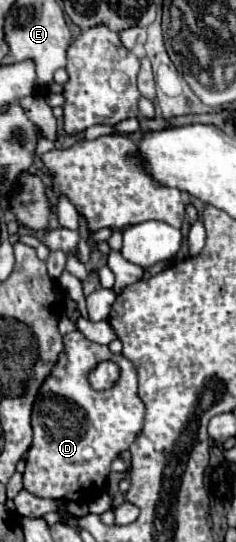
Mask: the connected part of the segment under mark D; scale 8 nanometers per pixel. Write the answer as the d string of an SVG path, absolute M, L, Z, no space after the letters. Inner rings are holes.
M69 332L63 336L63 352L59 354L49 378L41 384L33 412L31 412L31 426L33 426L33 446L27 454L27 468L23 474L23 484L29 492L39 498L63 498L63 500L79 500L85 492L99 492L103 490L105 478L109 476L111 462L123 452L129 450L139 428L143 426L143 402L137 398L137 374L133 364L123 358L121 354L111 354L107 346L95 344L87 340L81 332ZM111 360L117 366L123 366L123 372L115 386L109 390L95 390L89 384L89 372L101 362Z

